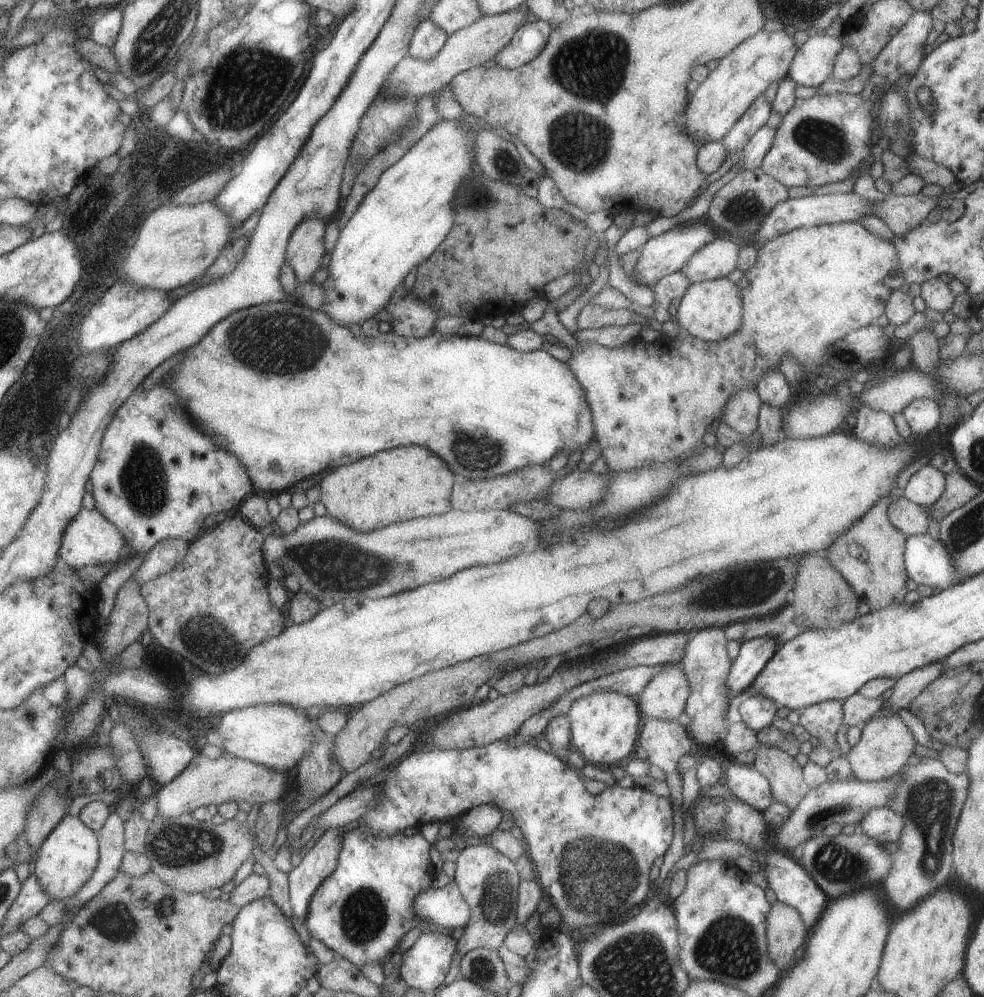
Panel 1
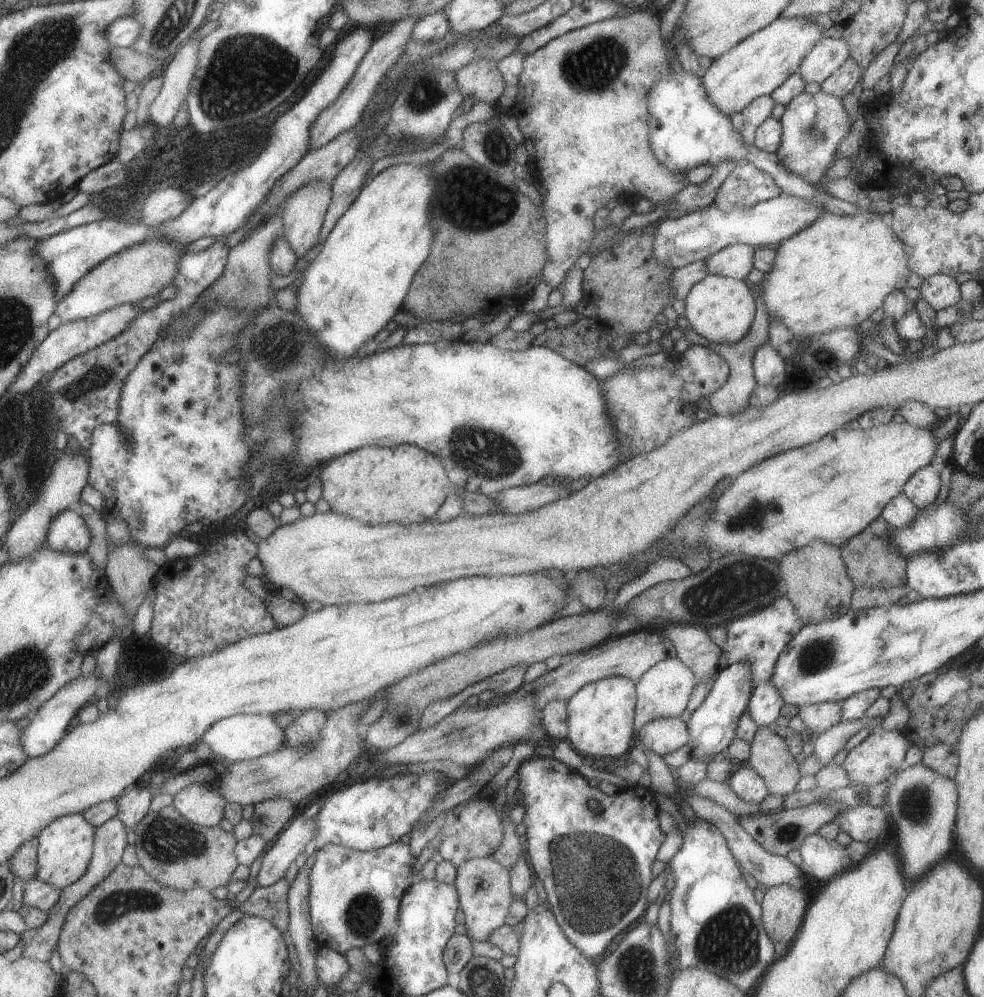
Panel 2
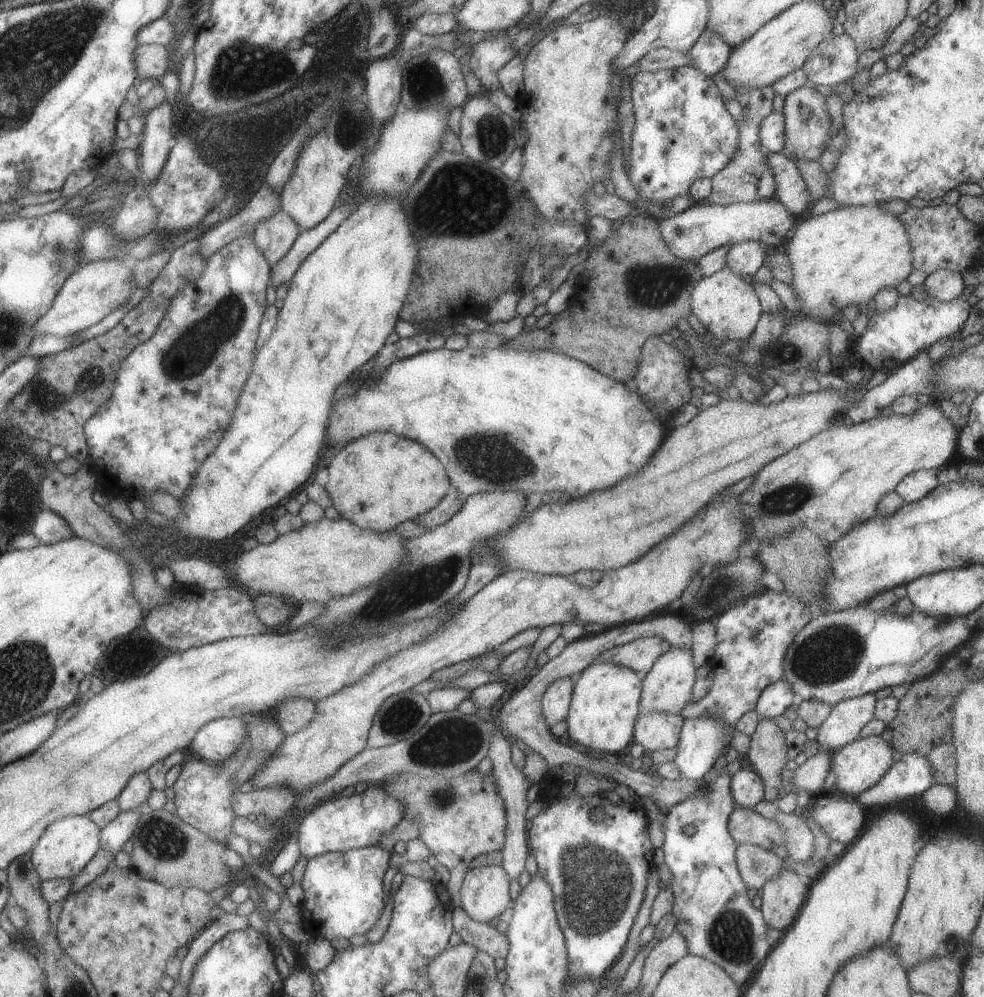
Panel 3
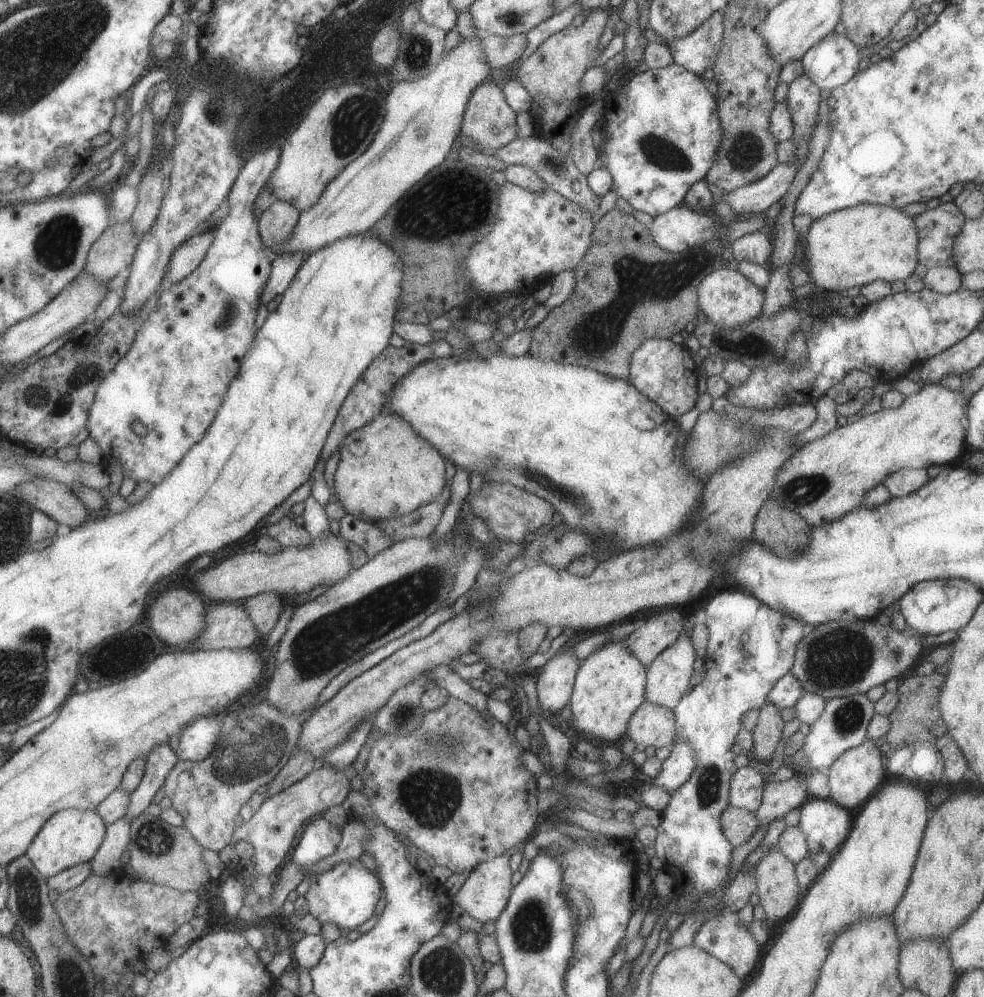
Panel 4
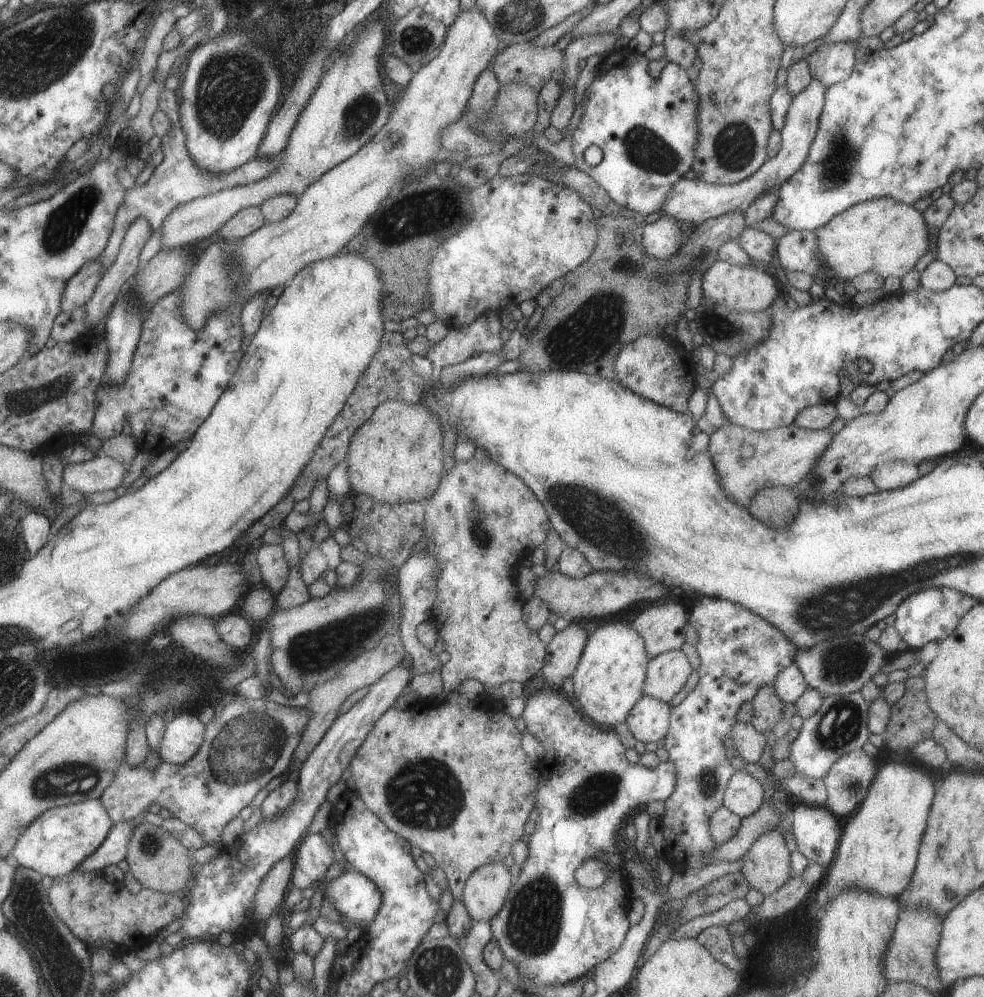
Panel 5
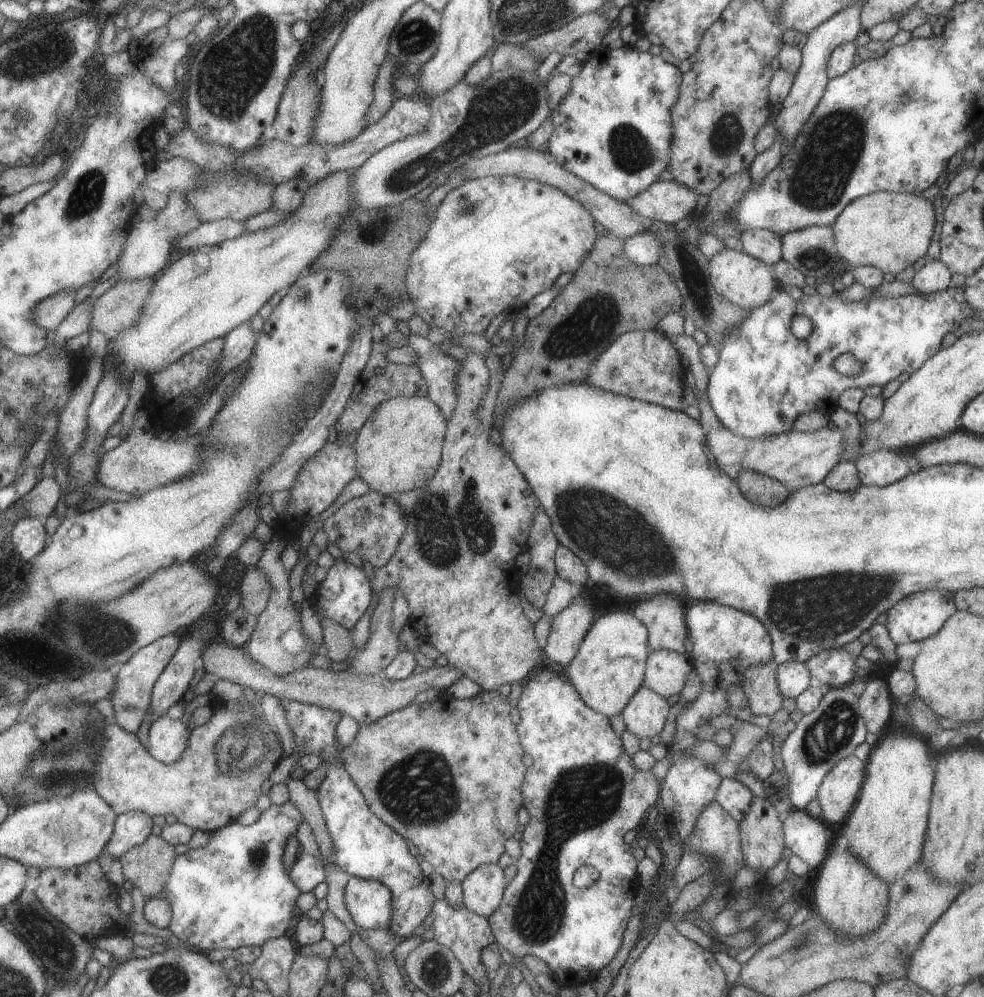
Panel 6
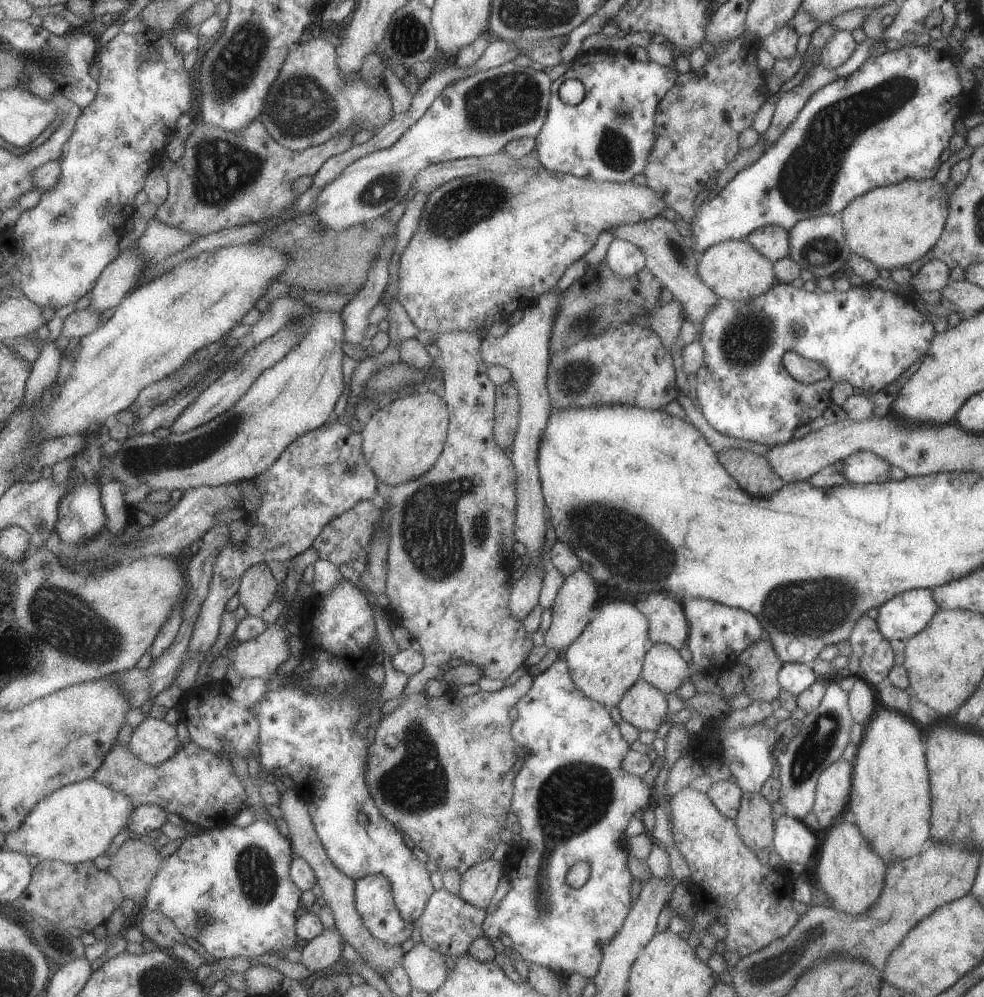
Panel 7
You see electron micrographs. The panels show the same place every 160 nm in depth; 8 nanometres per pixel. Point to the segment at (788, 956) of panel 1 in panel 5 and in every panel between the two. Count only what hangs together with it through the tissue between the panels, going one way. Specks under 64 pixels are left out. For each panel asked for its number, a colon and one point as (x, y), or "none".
2: (783, 906)
3: (781, 897)
4: (776, 885)
5: (765, 865)

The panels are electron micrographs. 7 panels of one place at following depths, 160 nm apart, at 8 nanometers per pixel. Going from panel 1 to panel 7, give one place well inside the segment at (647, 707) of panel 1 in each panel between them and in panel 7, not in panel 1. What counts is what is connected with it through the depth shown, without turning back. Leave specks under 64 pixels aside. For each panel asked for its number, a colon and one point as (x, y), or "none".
2: (663, 691)
3: (667, 687)
4: (667, 677)
5: (666, 674)
6: (665, 672)
7: (663, 668)

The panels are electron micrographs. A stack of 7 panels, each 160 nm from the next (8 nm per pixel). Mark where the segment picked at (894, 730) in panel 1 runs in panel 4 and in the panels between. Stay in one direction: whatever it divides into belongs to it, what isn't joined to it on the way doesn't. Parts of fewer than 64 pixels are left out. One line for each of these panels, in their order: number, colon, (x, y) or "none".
2: (877, 758)
3: (858, 765)
4: (855, 775)

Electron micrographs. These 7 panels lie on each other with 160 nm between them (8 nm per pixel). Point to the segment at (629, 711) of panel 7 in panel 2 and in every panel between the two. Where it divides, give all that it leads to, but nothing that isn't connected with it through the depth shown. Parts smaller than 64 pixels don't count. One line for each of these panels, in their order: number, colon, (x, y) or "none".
2: (662, 736)
3: (655, 730)
4: (651, 725)
5: (647, 721)
6: (644, 715)

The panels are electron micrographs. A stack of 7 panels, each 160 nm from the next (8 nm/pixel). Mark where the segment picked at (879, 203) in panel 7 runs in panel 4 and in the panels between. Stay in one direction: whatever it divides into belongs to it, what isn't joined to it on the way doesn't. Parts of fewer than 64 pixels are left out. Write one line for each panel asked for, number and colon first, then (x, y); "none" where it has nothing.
4: (854, 246)
5: (882, 236)
6: (890, 231)

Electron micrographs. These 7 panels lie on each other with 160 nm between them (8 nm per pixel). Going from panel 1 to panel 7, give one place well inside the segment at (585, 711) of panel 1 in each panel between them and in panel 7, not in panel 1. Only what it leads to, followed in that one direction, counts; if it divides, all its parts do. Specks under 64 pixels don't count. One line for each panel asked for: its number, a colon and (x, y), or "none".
2: (600, 714)
3: (605, 697)
4: (608, 686)
5: (608, 680)
6: (608, 667)
7: (604, 661)

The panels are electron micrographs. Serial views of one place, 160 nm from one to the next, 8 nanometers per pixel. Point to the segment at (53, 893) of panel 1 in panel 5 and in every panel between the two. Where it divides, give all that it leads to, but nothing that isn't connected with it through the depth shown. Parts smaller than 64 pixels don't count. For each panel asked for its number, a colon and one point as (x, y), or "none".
2: (66, 849)
3: (68, 846)
4: (72, 837)
5: (59, 841)

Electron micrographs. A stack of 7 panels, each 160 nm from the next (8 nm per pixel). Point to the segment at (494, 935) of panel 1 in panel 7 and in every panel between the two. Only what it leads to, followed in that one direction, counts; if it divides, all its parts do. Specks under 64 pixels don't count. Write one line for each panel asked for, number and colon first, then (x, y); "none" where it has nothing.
2: (483, 886)
3: (484, 892)
4: (483, 895)
5: (484, 892)
6: (482, 889)
7: (477, 884)

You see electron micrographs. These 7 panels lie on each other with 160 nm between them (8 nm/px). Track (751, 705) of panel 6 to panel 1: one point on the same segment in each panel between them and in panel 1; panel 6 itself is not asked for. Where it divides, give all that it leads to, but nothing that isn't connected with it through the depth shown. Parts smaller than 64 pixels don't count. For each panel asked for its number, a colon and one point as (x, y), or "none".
1: (784, 775)
2: (770, 757)
3: (767, 753)
4: (767, 732)
5: (767, 708)

